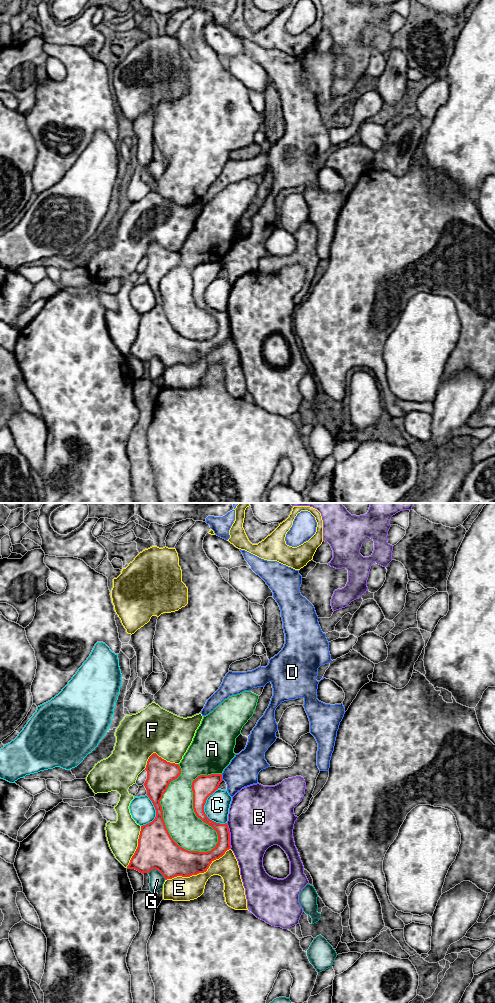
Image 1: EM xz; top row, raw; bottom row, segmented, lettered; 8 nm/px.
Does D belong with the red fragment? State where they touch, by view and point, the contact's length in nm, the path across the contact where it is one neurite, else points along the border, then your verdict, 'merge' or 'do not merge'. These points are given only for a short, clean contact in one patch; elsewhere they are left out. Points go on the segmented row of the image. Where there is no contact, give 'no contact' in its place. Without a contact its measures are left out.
xz (221, 777) | 60 nm | along xz (221, 774), (223, 780) | do not merge

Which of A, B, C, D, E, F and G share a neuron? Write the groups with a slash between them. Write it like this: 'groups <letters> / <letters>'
groups A / B / C / D / E / F / G

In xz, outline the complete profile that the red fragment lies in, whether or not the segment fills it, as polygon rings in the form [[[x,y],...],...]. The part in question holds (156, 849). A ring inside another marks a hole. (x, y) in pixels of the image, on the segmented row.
[[[153,753],[145,770],[147,779],[144,786],[147,796],[152,801],[155,819],[141,826],[138,847],[132,856],[127,869],[135,869],[140,873],[158,870],[165,880],[177,876],[190,877],[204,873],[210,864],[222,857],[231,848],[230,832],[227,823],[220,824],[210,820],[204,812],[207,798],[212,795],[223,781],[222,774],[200,775],[192,782],[193,809],[198,818],[211,826],[218,835],[216,846],[207,852],[188,851],[180,847],[170,836],[160,804],[163,794],[171,781],[181,774],[179,764],[170,763]]]

